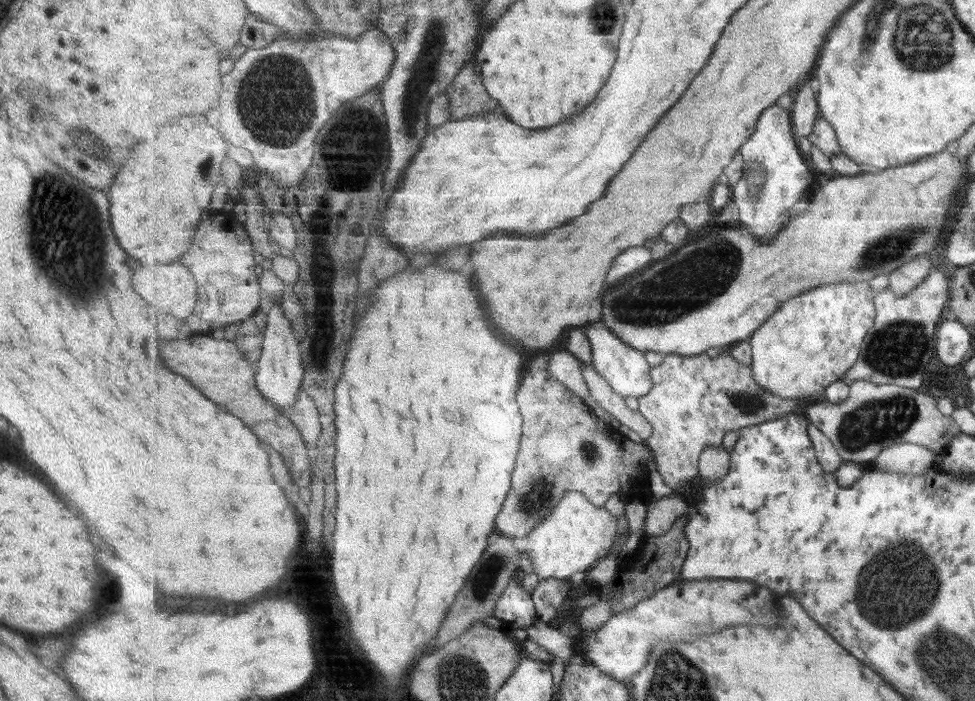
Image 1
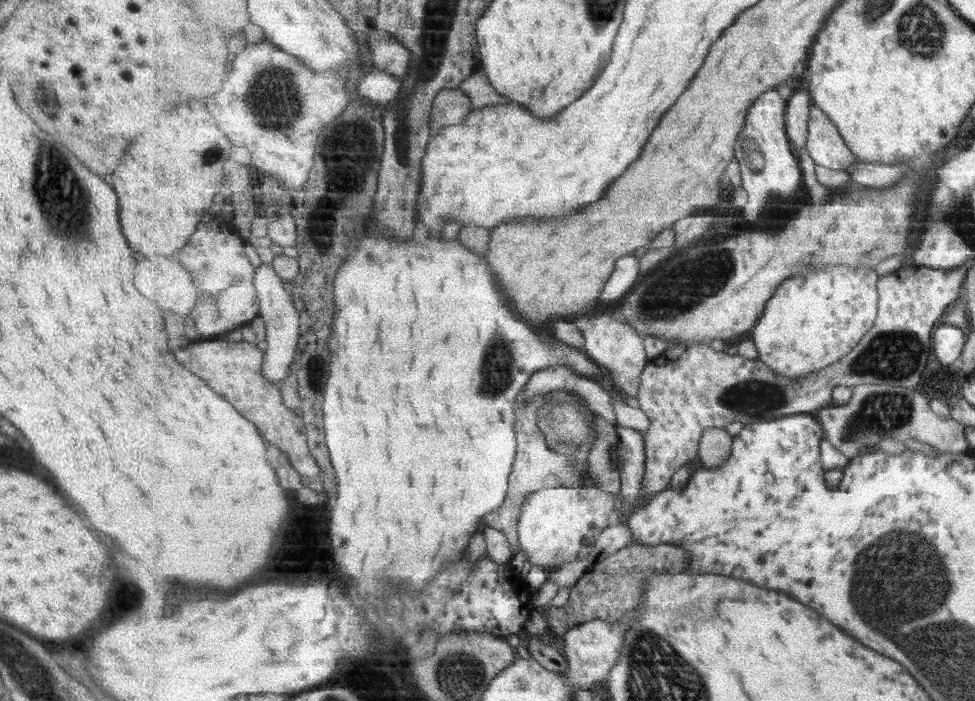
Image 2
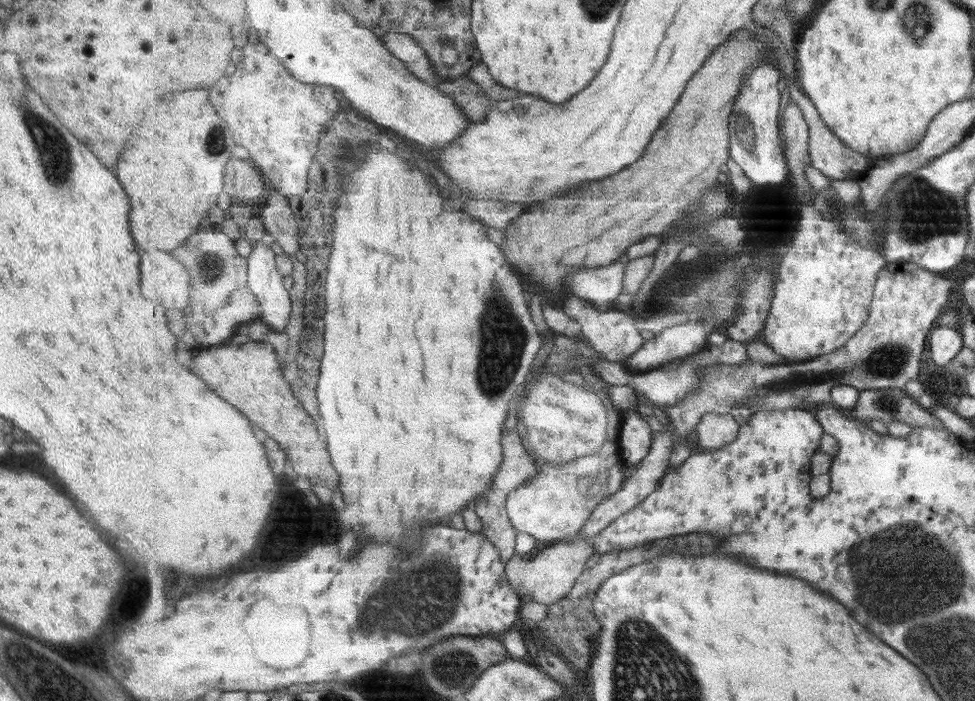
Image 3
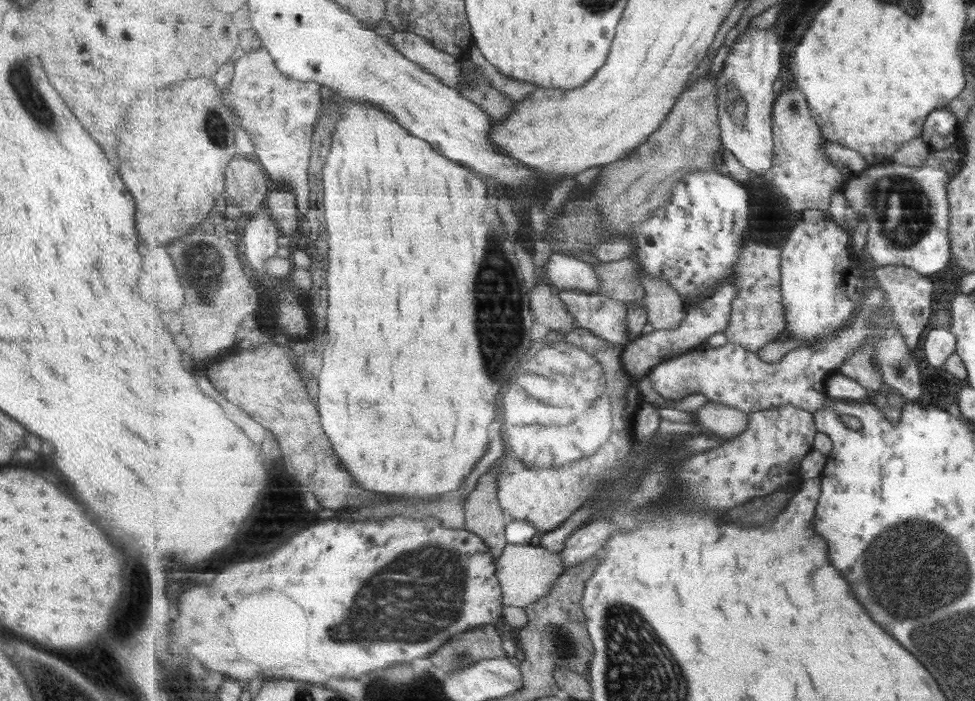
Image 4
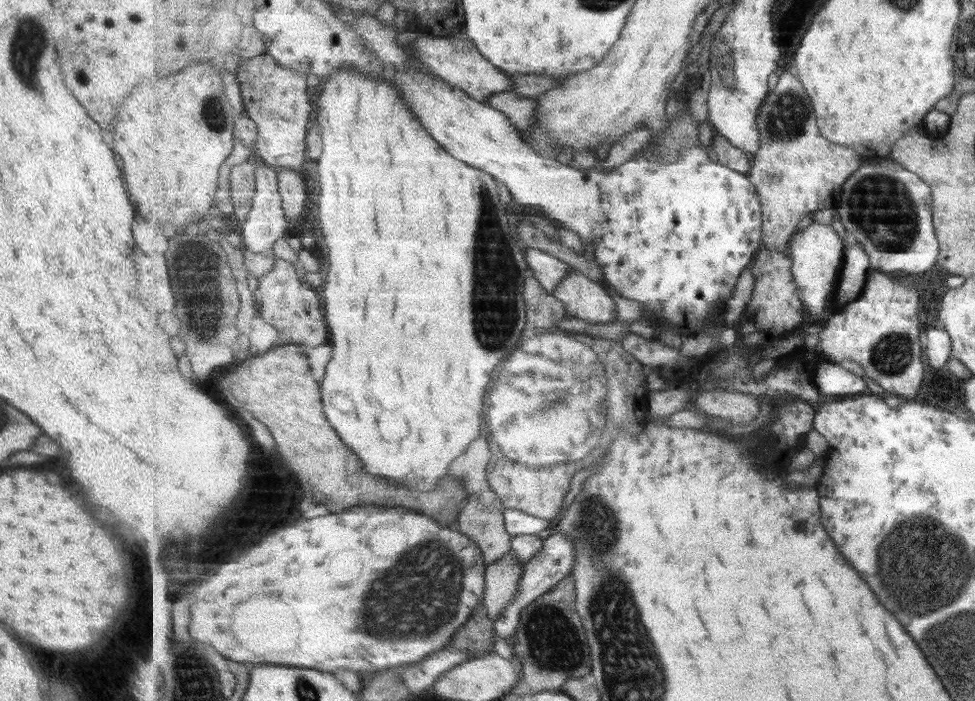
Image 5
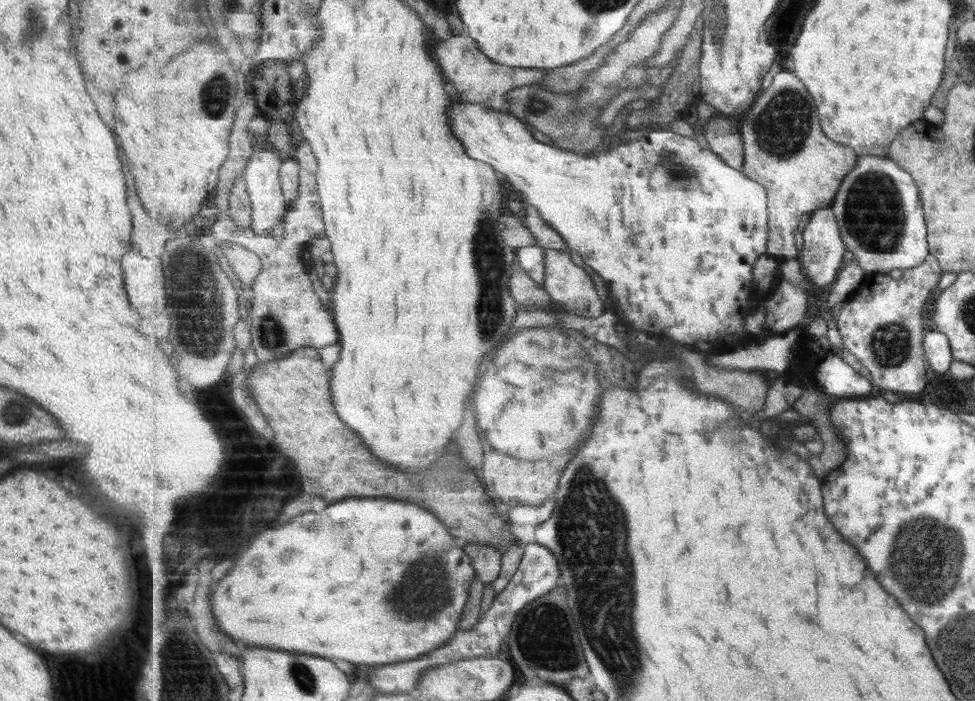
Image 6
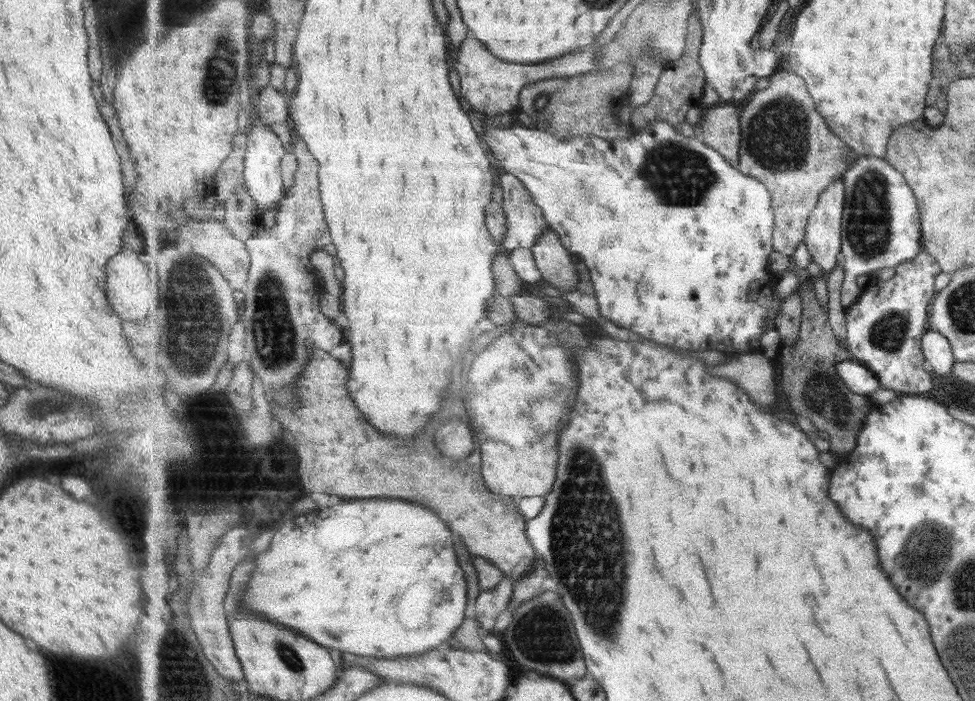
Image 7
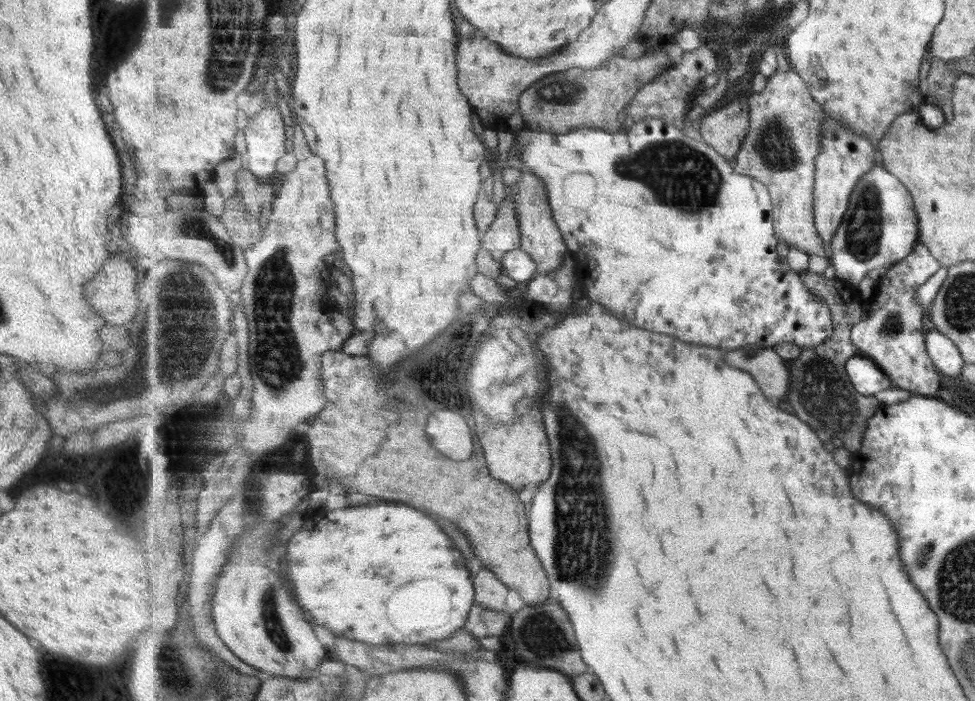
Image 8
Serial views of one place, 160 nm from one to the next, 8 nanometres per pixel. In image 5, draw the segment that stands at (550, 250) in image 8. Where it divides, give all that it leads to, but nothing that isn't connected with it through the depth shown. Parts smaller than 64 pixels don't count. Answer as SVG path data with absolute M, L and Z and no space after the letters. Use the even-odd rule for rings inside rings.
M574 268L556 288L554 295L565 303L570 316L581 320L607 324L618 318L614 293Z

